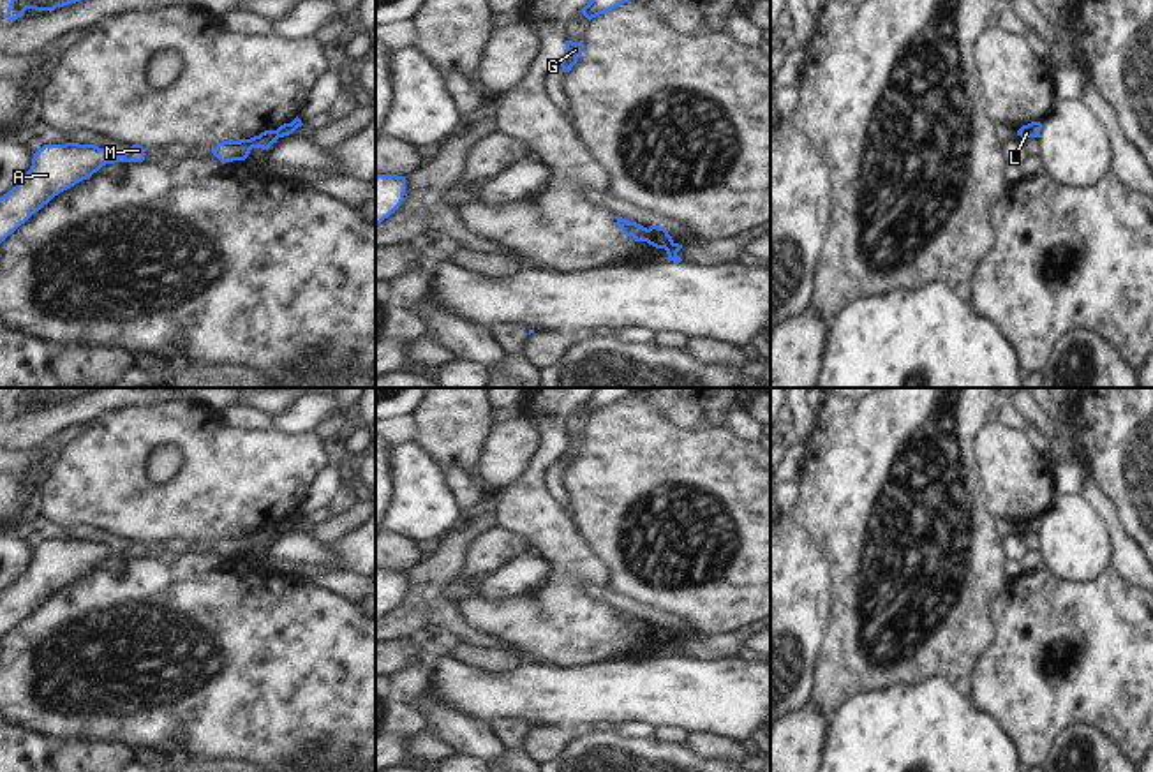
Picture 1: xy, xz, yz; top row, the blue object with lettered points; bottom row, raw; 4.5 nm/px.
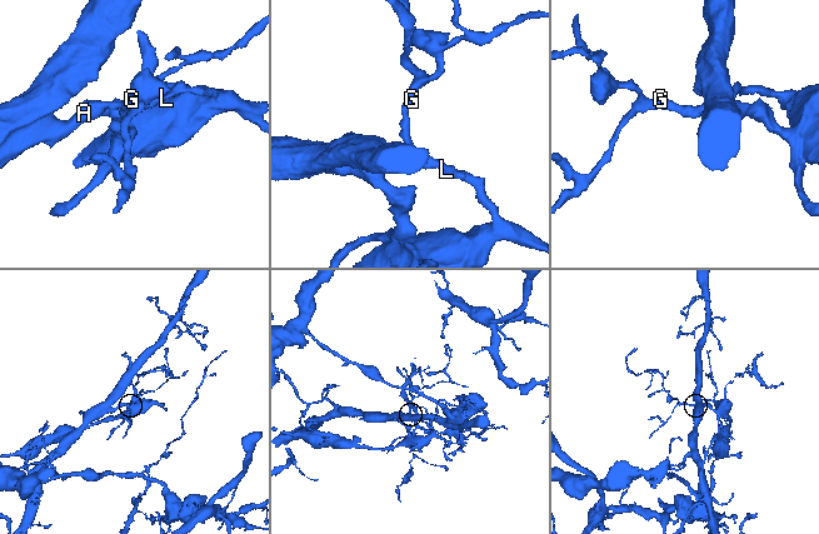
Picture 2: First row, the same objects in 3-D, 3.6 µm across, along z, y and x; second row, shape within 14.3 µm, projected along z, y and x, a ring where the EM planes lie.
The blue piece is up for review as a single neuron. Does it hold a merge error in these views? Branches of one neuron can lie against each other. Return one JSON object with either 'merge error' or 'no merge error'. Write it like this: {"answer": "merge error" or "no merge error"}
{"answer": "merge error"}

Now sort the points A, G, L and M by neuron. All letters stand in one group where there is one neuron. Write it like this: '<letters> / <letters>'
A G M / L

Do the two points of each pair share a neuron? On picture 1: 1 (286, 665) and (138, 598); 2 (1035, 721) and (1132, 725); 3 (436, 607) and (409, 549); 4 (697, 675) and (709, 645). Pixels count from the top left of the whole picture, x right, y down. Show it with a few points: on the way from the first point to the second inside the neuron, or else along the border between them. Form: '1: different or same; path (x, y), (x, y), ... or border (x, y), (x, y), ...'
1: same; path (249, 663), (223, 647), (180, 640), (175, 635)
2: same; path (1060, 709), (1108, 709)
3: different; border (422, 559), (406, 571)
4: different; border (683, 654), (702, 660), (734, 656)

